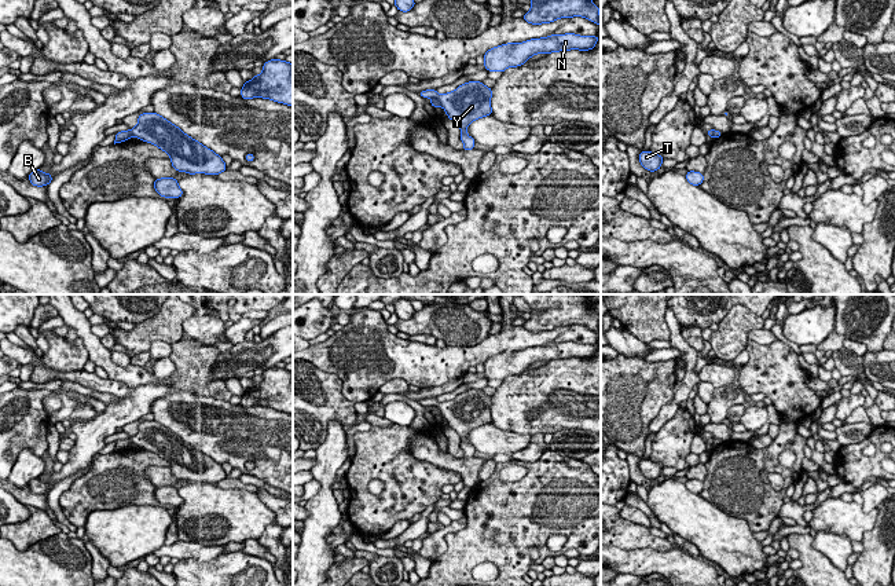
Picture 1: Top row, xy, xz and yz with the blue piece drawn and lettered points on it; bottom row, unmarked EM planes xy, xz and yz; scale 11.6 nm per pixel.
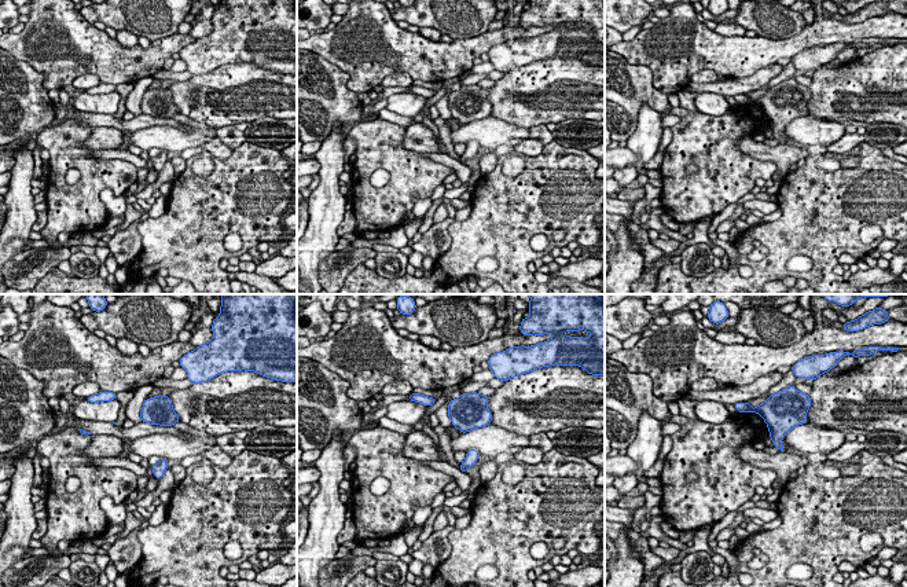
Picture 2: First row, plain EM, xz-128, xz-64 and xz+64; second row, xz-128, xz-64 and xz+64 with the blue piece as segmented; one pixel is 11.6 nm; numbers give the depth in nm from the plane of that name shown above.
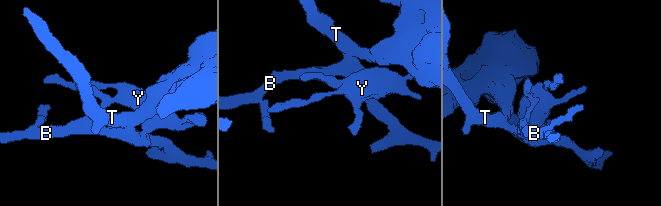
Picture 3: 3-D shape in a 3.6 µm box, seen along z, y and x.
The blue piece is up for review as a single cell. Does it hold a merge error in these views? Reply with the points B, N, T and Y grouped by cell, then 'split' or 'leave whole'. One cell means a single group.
B N T / Y | split

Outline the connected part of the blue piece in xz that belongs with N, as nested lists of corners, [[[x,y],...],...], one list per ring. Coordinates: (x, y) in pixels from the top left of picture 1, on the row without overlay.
[[[566,341],[532,347],[524,351],[507,351],[488,358],[484,362],[484,374],[488,380],[503,381],[507,376],[524,373],[536,362],[550,362],[569,358],[588,359],[595,355],[598,348],[598,344],[591,345]]]

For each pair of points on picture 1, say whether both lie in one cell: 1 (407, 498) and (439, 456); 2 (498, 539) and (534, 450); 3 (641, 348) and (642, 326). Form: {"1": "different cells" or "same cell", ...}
{"1": "different cells", "2": "different cells", "3": "different cells"}

